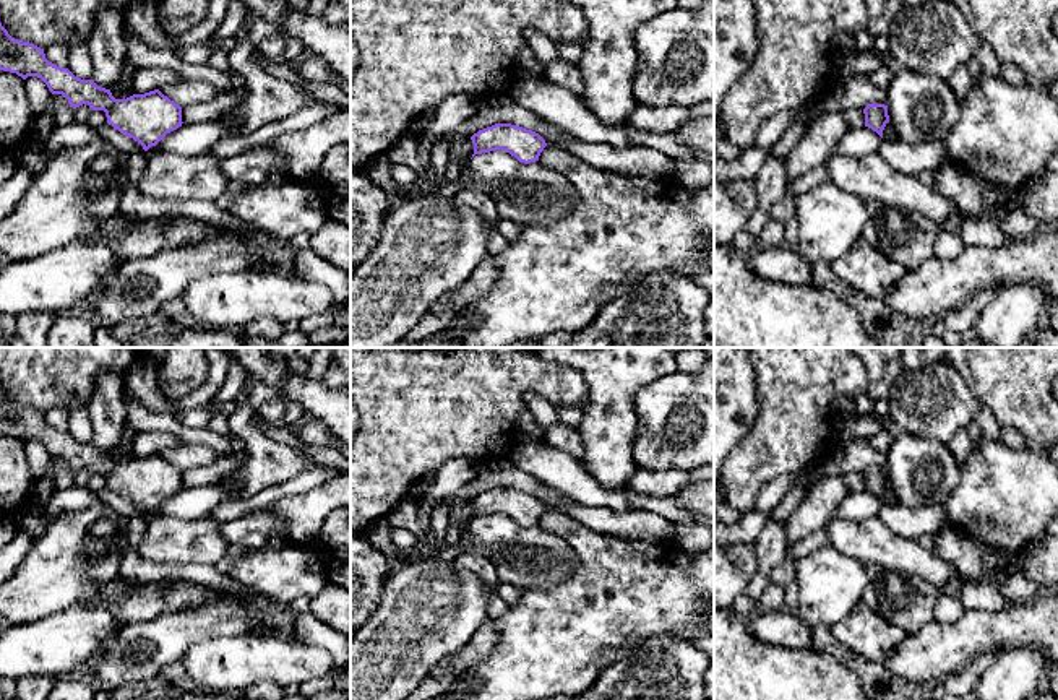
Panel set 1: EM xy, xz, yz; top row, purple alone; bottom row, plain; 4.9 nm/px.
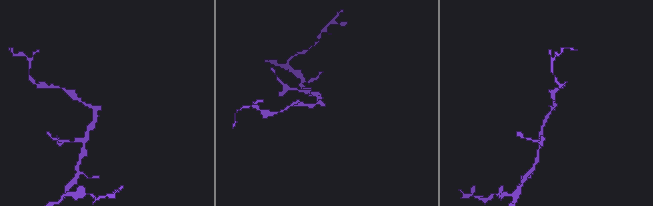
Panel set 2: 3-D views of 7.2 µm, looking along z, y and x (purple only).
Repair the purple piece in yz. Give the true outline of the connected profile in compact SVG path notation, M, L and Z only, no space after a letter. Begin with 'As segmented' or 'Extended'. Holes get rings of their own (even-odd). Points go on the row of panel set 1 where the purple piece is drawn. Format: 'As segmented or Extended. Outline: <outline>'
As segmented. Outline: M873 102L863 109L863 114L865 127L871 128L883 138L883 130L889 122L888 106Z

